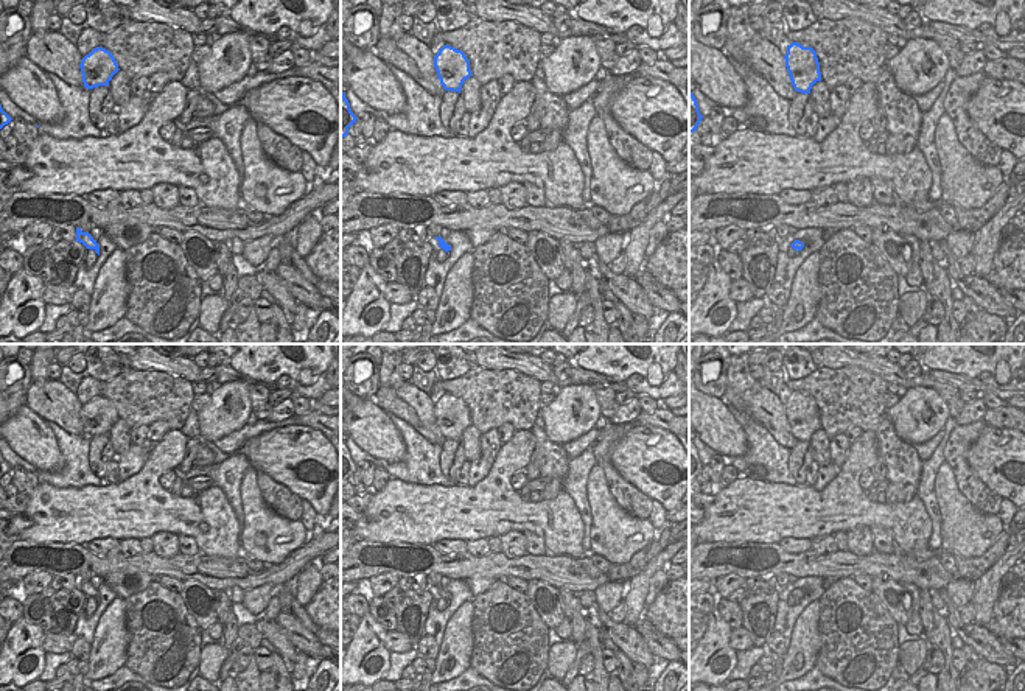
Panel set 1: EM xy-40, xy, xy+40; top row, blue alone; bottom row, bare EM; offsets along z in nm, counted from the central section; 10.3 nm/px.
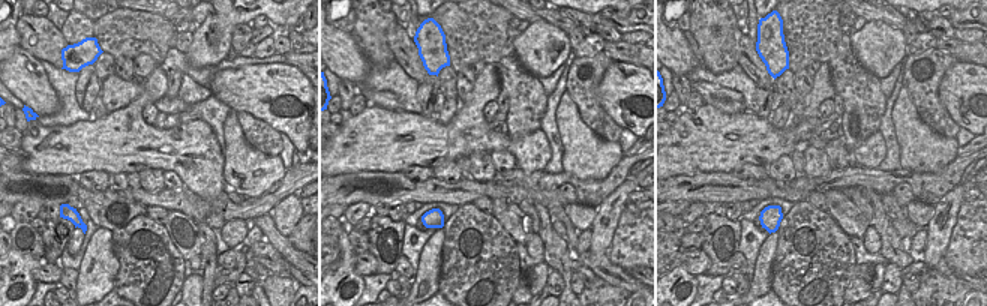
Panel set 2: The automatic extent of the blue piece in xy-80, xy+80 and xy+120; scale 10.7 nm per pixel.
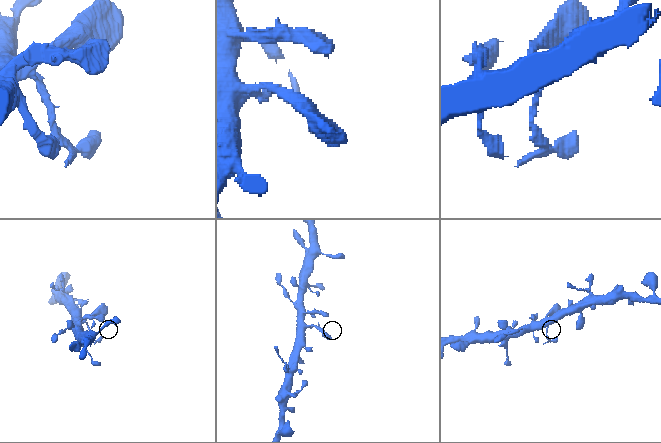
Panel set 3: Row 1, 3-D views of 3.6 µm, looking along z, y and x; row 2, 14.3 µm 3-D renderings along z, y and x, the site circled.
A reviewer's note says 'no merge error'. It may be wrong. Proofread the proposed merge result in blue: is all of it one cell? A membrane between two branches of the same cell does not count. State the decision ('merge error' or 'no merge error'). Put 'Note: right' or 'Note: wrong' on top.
Note: right
no merge error

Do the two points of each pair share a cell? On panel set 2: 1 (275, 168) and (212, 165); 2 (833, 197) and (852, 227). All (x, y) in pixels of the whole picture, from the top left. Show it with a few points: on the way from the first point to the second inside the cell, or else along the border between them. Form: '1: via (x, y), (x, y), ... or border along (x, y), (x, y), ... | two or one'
1: border along (224, 158), (224, 180), (227, 183) | two
2: via (839, 204), (851, 219) | one

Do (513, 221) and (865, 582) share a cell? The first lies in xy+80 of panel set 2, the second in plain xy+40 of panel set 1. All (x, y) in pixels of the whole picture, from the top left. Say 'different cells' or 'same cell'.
different cells

